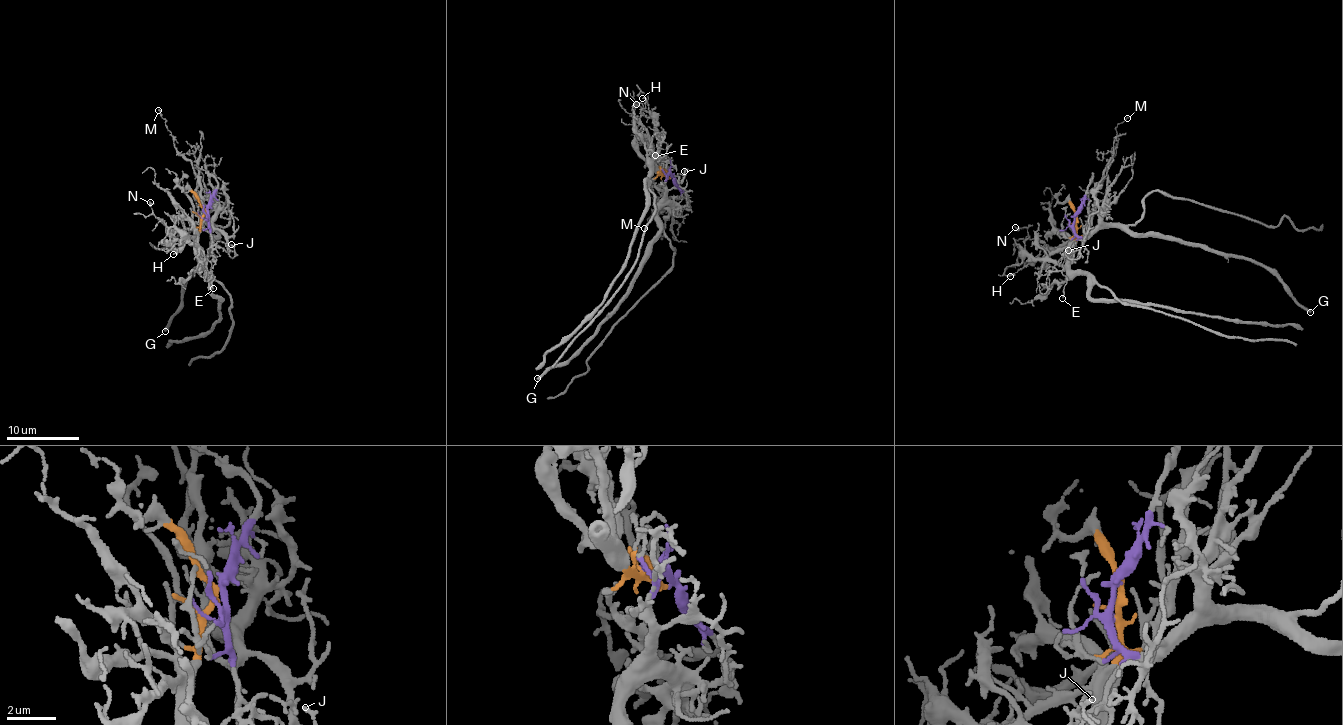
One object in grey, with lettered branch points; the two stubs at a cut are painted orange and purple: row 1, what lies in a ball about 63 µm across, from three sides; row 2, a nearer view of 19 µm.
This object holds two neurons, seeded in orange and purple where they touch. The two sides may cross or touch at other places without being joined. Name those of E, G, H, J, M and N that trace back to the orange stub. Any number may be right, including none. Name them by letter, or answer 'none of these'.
E, H, N

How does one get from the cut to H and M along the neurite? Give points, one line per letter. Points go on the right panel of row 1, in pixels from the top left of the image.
H: (1077, 217), (1074, 237), (1065, 247), (1029, 263), (1009, 277)
M: (1076, 216), (1074, 232), (1085, 238), (1091, 208), (1104, 198), (1117, 126), (1128, 117)

